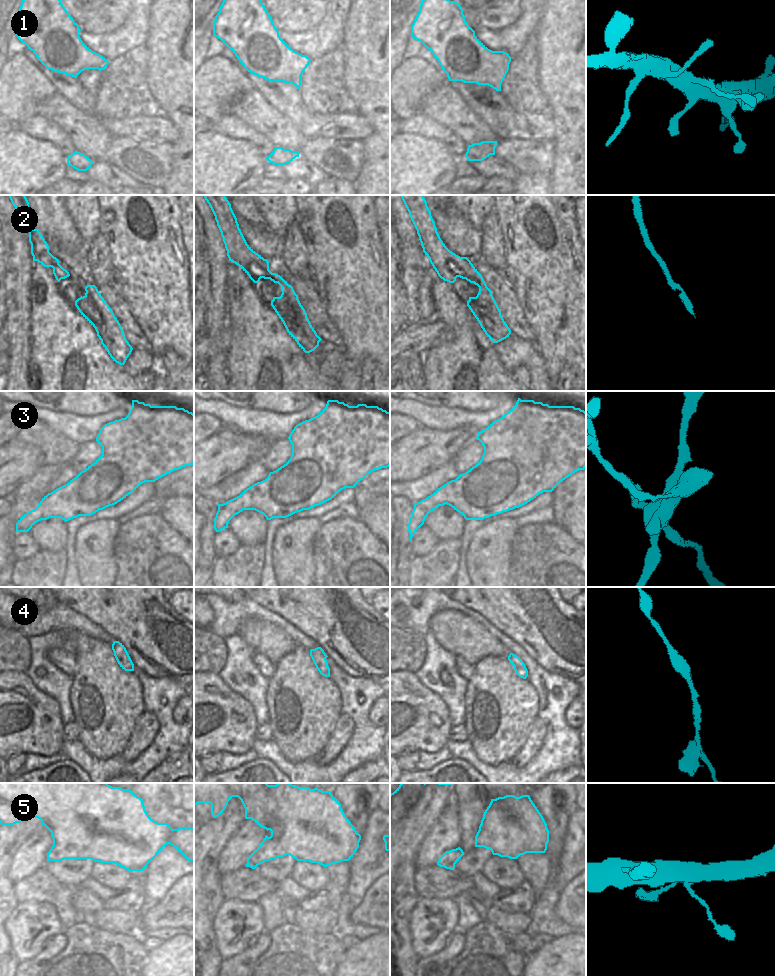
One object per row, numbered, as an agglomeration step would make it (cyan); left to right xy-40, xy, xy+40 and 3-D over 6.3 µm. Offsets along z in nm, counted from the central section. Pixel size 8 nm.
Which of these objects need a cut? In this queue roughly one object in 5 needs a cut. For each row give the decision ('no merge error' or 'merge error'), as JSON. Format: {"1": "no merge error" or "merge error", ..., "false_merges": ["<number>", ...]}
{"1": "no merge error", "2": "no merge error", "3": "merge error", "4": "no merge error", "5": "no merge error", "false_merges": ["3"]}

